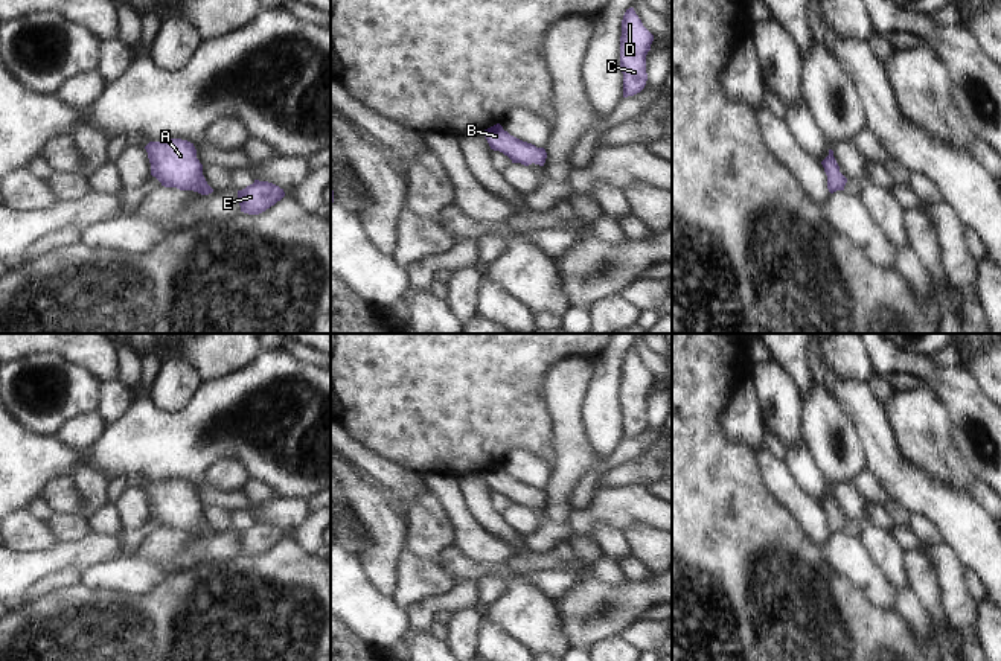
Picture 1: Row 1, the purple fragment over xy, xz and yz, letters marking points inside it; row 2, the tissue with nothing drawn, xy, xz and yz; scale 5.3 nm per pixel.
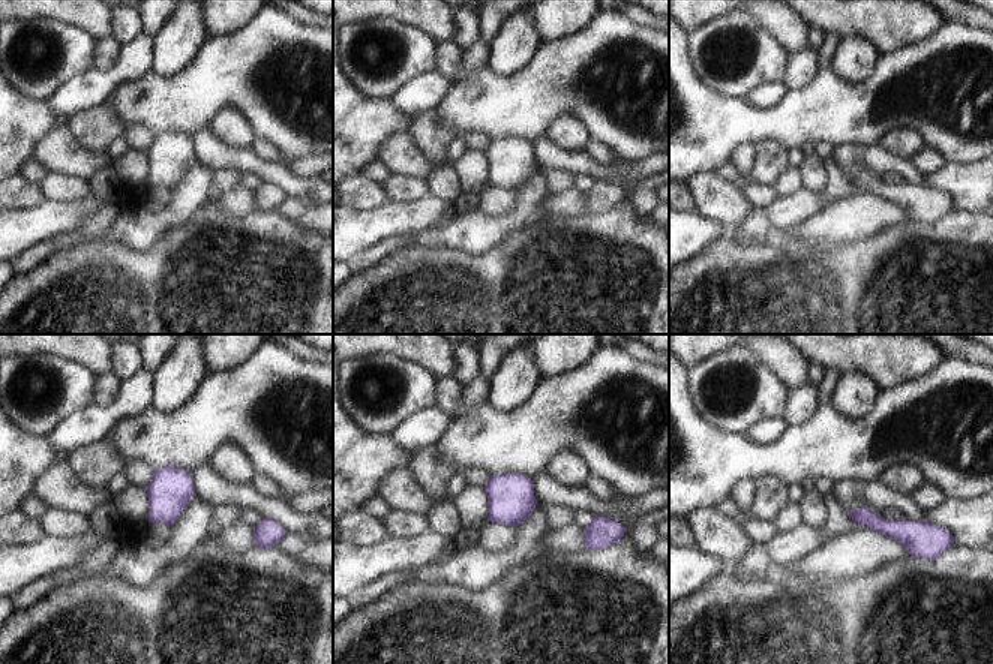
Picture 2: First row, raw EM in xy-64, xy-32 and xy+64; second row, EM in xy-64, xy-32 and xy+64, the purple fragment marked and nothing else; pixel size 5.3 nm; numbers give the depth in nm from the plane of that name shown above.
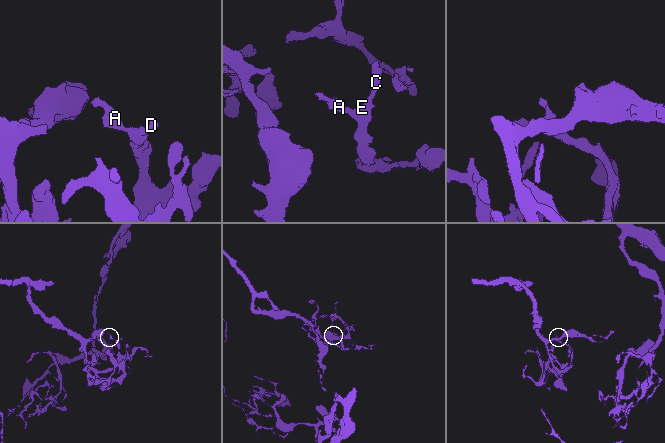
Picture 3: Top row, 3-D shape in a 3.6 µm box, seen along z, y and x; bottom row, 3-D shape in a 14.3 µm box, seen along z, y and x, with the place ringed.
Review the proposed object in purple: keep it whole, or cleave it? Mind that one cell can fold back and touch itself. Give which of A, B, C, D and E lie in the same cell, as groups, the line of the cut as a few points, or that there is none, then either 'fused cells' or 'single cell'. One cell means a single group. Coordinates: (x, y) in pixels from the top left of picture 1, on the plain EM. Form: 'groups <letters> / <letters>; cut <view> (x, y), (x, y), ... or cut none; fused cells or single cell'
groups A B C D E; cut none; single cell

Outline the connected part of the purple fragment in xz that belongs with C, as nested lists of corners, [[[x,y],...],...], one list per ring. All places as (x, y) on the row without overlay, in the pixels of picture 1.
[[[634,349],[626,350],[622,361],[620,408],[623,414],[623,439],[640,434],[648,422],[646,396],[654,376],[643,367]]]

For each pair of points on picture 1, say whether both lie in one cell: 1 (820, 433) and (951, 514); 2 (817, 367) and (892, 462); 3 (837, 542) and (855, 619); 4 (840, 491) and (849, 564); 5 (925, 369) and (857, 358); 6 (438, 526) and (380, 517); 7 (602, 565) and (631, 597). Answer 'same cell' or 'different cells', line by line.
1: different cells
2: same cell
3: different cells
4: different cells
5: different cells
6: different cells
7: different cells

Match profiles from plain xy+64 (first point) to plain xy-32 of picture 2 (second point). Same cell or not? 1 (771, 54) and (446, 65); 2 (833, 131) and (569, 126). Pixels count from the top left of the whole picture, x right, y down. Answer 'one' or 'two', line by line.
1: two
2: two

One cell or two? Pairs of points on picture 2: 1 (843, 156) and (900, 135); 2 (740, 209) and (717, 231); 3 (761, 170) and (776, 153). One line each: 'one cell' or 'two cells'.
1: two cells
2: two cells
3: one cell

